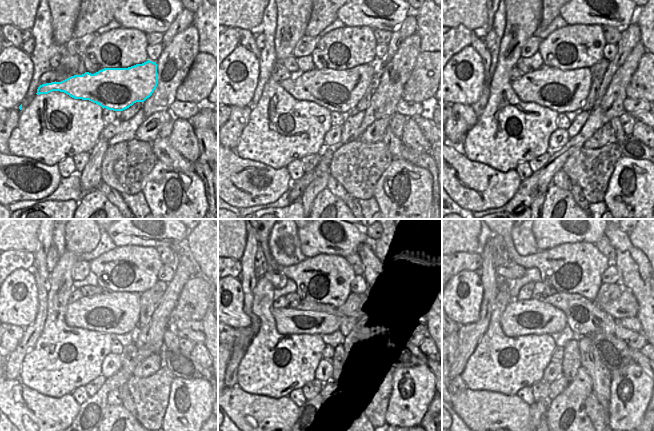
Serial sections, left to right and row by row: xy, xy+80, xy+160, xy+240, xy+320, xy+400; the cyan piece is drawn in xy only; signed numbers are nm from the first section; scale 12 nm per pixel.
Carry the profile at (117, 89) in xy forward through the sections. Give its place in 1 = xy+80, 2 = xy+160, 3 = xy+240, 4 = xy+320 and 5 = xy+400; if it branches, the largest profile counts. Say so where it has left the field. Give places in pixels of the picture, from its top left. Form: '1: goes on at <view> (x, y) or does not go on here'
1: goes on at xy+80 (340, 91)
2: goes on at xy+160 (562, 91)
3: goes on at xy+240 (116, 313)
4: goes on at xy+320 (305, 316)
5: goes on at xy+400 (521, 317)

